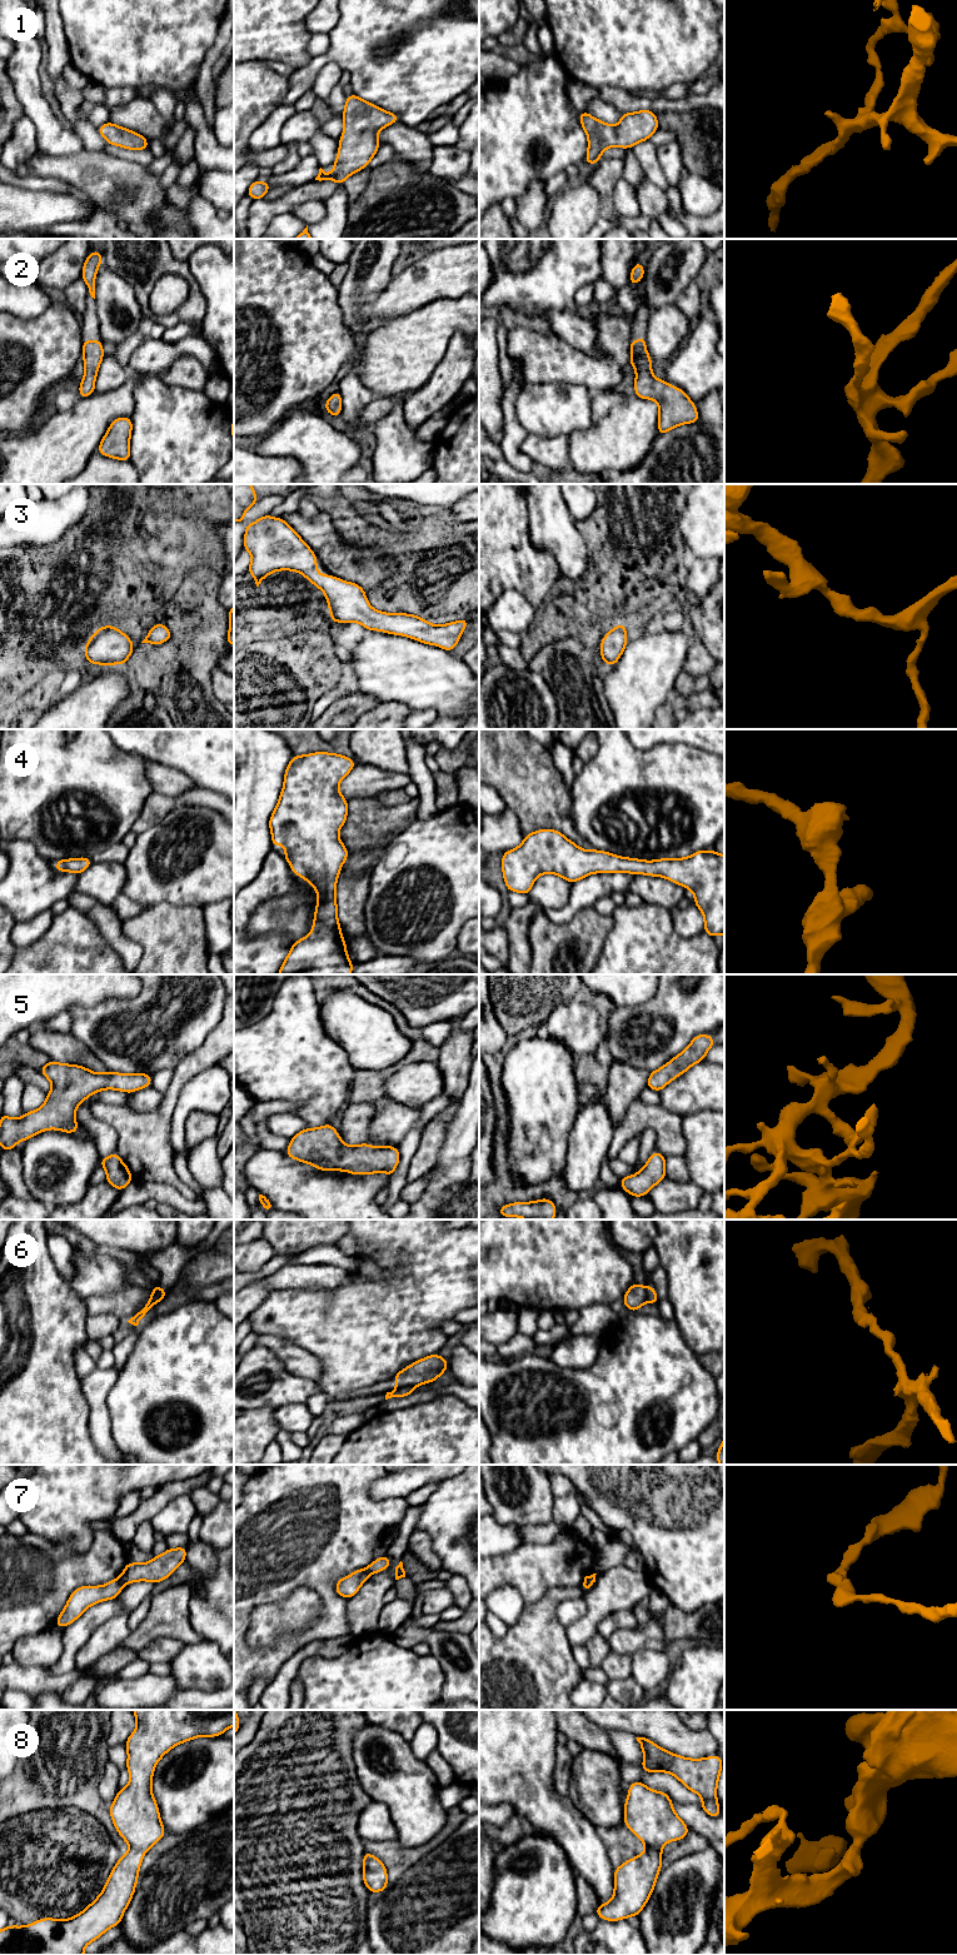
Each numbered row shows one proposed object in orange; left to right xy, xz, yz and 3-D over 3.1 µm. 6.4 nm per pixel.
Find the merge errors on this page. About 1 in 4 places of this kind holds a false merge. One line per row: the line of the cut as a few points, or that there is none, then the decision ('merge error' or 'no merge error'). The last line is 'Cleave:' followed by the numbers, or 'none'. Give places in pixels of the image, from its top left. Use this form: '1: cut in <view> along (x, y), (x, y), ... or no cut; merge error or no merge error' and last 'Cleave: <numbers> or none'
1: no cut; no merge error
2: no cut; no merge error
3: no cut; no merge error
4: no cut; no merge error
5: no cut; no merge error
6: cut in xz along (413, 1386), (400, 1386), (398, 1389); merge error
7: cut in xz along (365, 1569), (368, 1575); merge error
8: no cut; no merge error
Cleave: 6, 7

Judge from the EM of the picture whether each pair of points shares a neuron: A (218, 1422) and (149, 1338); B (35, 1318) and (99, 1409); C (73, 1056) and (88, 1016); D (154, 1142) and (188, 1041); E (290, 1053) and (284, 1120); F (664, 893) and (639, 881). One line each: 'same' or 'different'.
A: same
B: different
C: different
D: different
E: different
F: same

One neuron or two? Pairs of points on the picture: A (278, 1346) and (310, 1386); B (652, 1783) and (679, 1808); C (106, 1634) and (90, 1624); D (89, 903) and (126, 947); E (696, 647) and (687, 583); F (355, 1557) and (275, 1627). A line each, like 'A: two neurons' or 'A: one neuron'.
A: two neurons
B: two neurons
C: two neurons
D: one neuron
E: two neurons
F: two neurons

